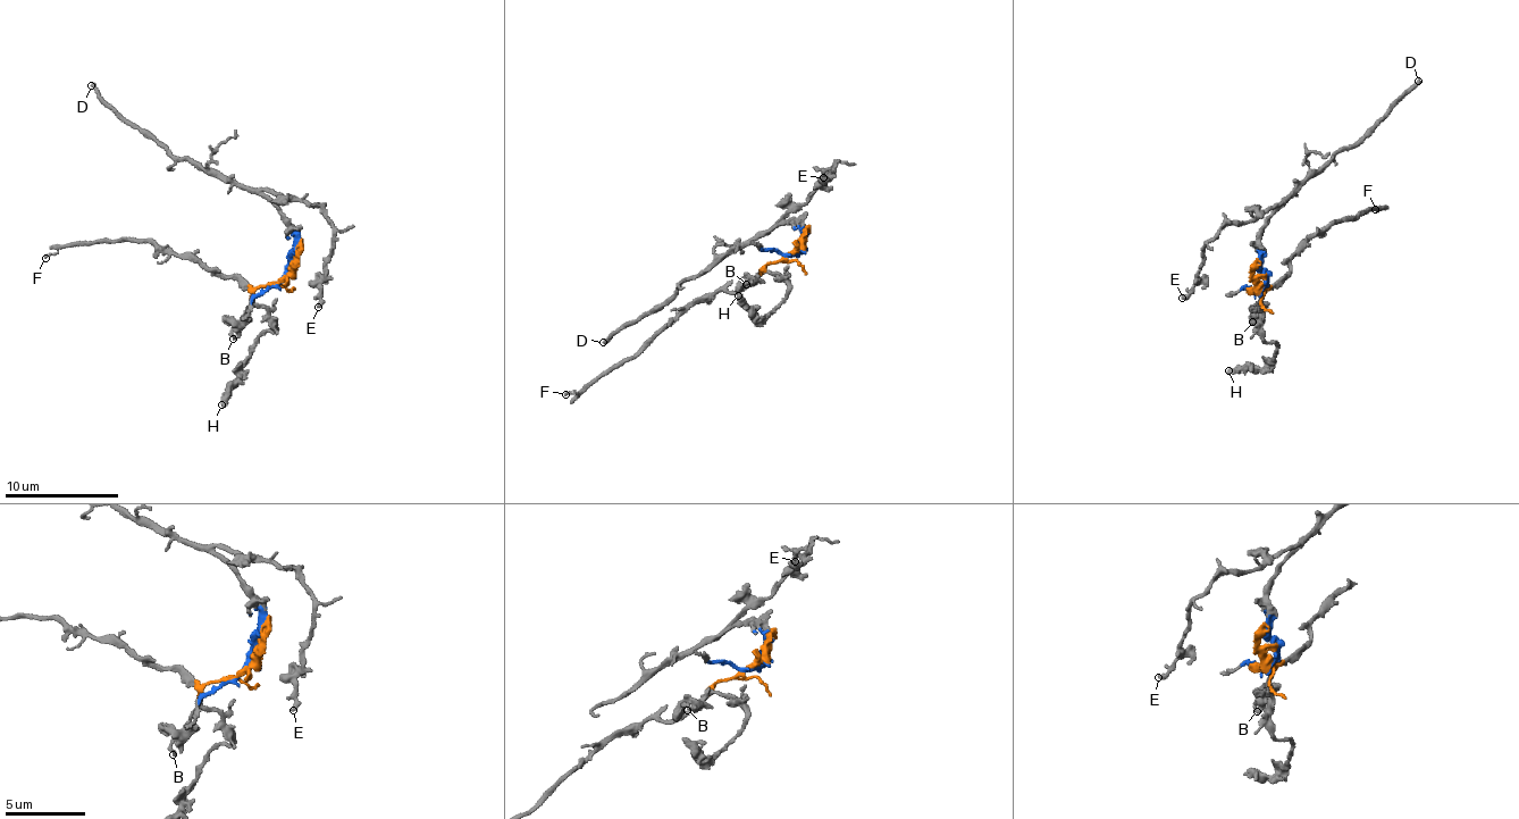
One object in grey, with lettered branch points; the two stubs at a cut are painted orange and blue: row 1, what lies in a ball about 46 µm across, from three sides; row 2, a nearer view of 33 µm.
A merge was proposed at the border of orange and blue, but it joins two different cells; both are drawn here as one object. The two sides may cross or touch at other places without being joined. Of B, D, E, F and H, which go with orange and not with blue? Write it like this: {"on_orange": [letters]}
{"on_orange": ["B", "F", "H"]}

